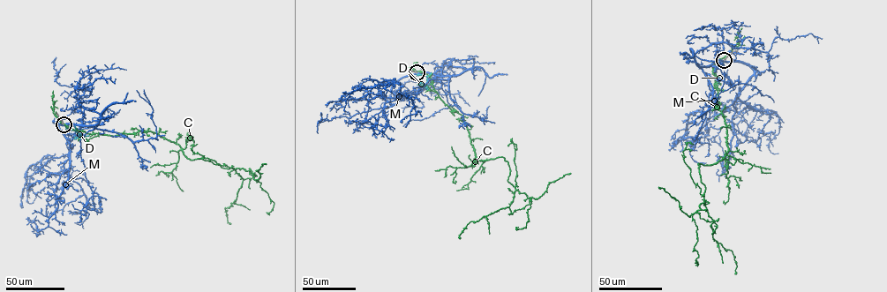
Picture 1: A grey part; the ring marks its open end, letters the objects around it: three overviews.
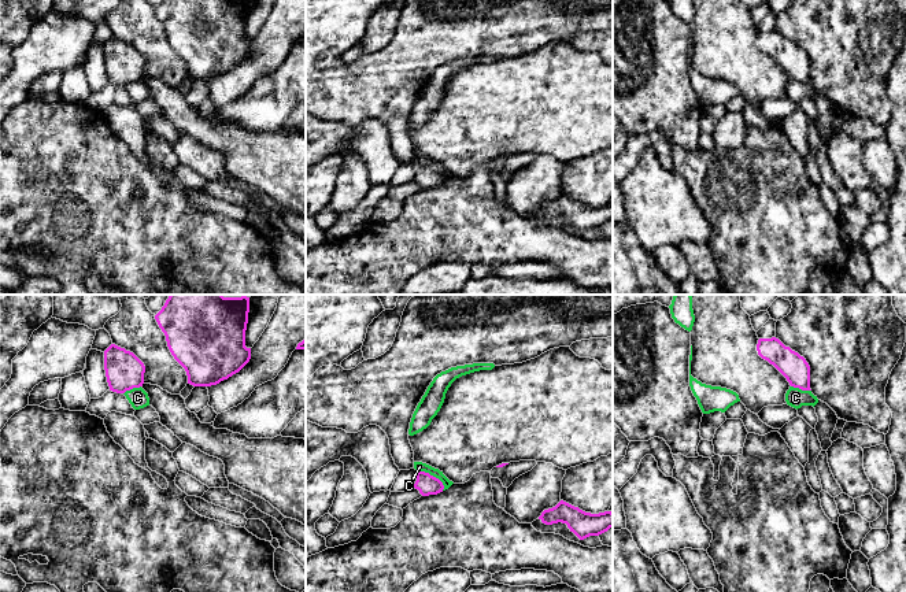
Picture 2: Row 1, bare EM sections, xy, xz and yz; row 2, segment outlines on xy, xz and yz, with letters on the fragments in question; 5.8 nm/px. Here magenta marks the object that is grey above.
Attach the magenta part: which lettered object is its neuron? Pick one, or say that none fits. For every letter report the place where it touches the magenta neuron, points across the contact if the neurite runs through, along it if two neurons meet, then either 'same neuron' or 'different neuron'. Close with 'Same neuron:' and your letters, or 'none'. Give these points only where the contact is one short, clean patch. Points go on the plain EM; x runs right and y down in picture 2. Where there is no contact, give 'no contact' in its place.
C: contact xz (432, 169); border xz (418, 163), (435, 169), (444, 181); different neuron
D: no contact; same neuron
M: no contact; different neuron
Same neuron: D

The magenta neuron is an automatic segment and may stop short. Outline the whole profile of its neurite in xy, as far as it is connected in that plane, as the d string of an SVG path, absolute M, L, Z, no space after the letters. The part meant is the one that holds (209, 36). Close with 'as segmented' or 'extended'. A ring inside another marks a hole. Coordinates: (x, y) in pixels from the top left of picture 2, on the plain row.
M162 0L155 12L174 52L185 62L188 77L211 79L238 66L251 52L245 40L249 0Z; as segmented

